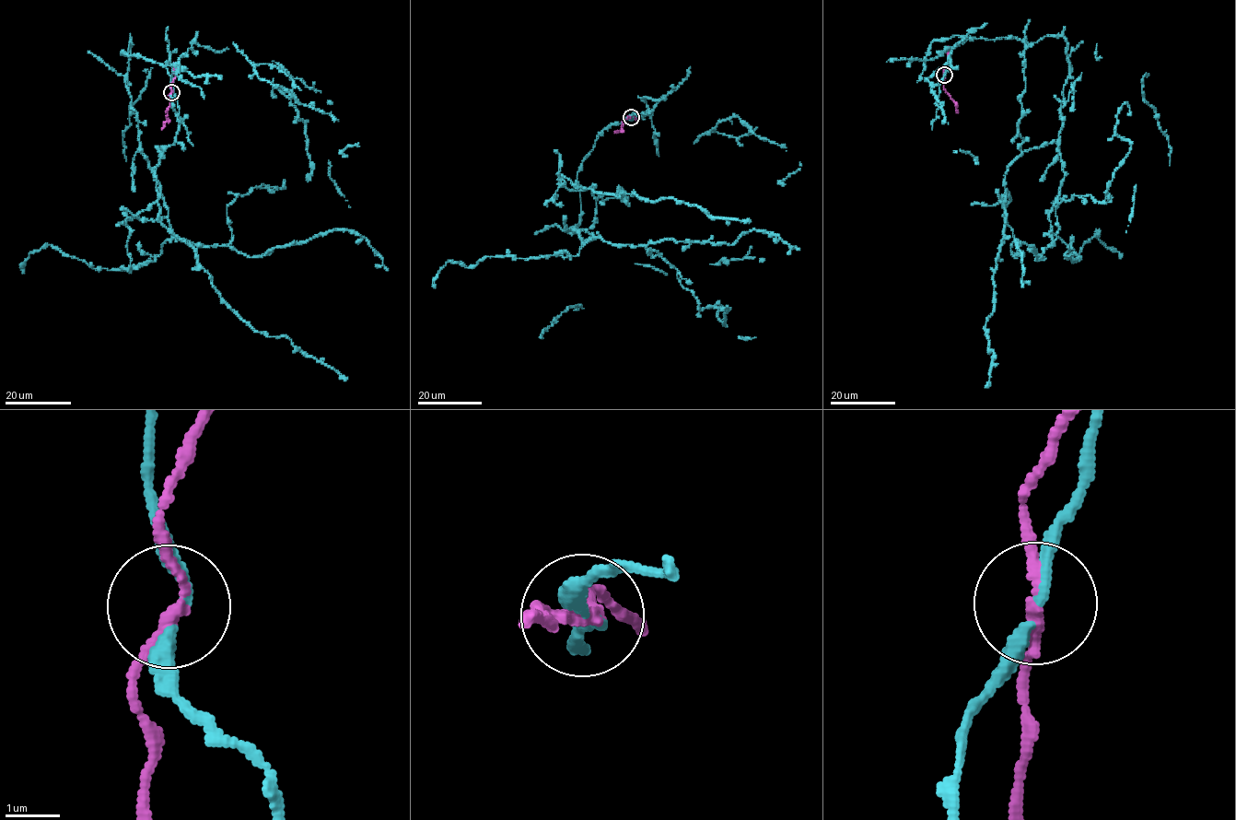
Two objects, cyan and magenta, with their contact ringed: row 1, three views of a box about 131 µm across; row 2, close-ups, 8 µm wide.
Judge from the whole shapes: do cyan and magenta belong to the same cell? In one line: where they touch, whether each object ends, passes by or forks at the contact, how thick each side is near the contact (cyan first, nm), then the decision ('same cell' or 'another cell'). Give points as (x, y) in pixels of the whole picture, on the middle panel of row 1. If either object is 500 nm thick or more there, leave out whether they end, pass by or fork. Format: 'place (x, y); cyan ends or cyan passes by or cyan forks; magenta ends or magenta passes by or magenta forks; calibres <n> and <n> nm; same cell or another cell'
place (631, 117); cyan passes by; magenta passes by; calibres 190 and 190 nm; another cell

